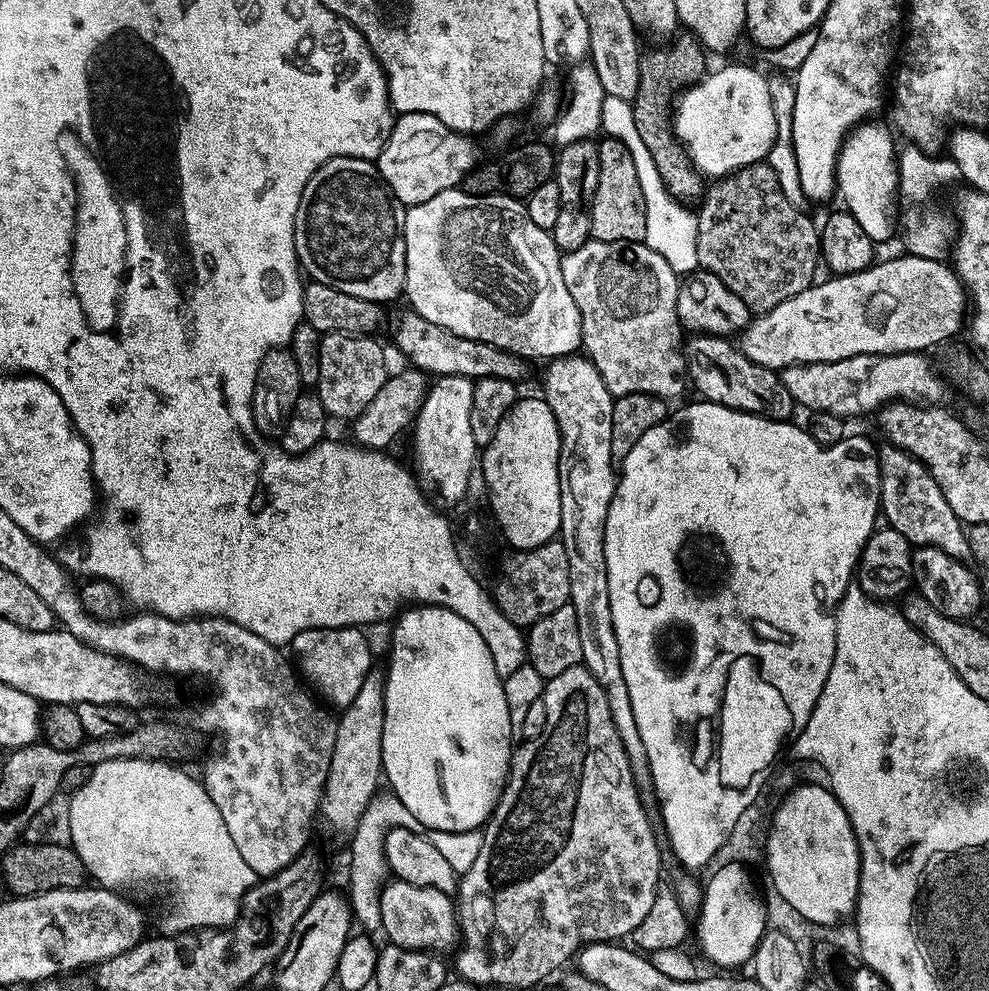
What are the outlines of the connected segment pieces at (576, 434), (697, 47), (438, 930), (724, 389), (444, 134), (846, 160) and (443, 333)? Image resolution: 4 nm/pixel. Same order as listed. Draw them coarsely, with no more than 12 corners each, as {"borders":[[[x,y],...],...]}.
{"borders":[[[584,354],[547,361],[560,431],[558,538],[583,667],[640,799],[652,775],[610,614],[612,401]],[[677,31],[640,58],[631,100],[669,193],[700,198],[705,177],[672,131],[678,94],[705,76],[699,37]],[[389,879],[380,928],[403,948],[444,954],[461,939],[453,897]],[[696,334],[691,387],[710,404],[793,419],[780,372],[731,339]],[[399,113],[374,163],[401,204],[461,187],[471,135]],[[856,125],[840,147],[843,211],[880,246],[898,232],[898,145]],[[405,310],[396,348],[437,376],[520,382],[525,361]]]}

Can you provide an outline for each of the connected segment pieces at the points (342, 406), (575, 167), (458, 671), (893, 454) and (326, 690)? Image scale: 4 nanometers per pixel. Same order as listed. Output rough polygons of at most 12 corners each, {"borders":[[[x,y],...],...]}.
{"borders":[[[325,332],[314,394],[351,422],[388,381],[371,335]],[[599,143],[556,152],[562,206],[551,233],[561,253],[591,237]],[[405,607],[382,776],[421,829],[483,829],[504,681],[454,610]],[[878,448],[878,501],[909,544],[971,557],[928,467]],[[311,628],[290,650],[305,681],[343,708],[372,671],[355,628]]]}

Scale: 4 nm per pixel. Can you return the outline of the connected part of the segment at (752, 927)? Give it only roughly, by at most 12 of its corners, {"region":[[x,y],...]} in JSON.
{"region":[[744,864],[703,885],[700,952],[720,970],[747,965],[769,930]]}

